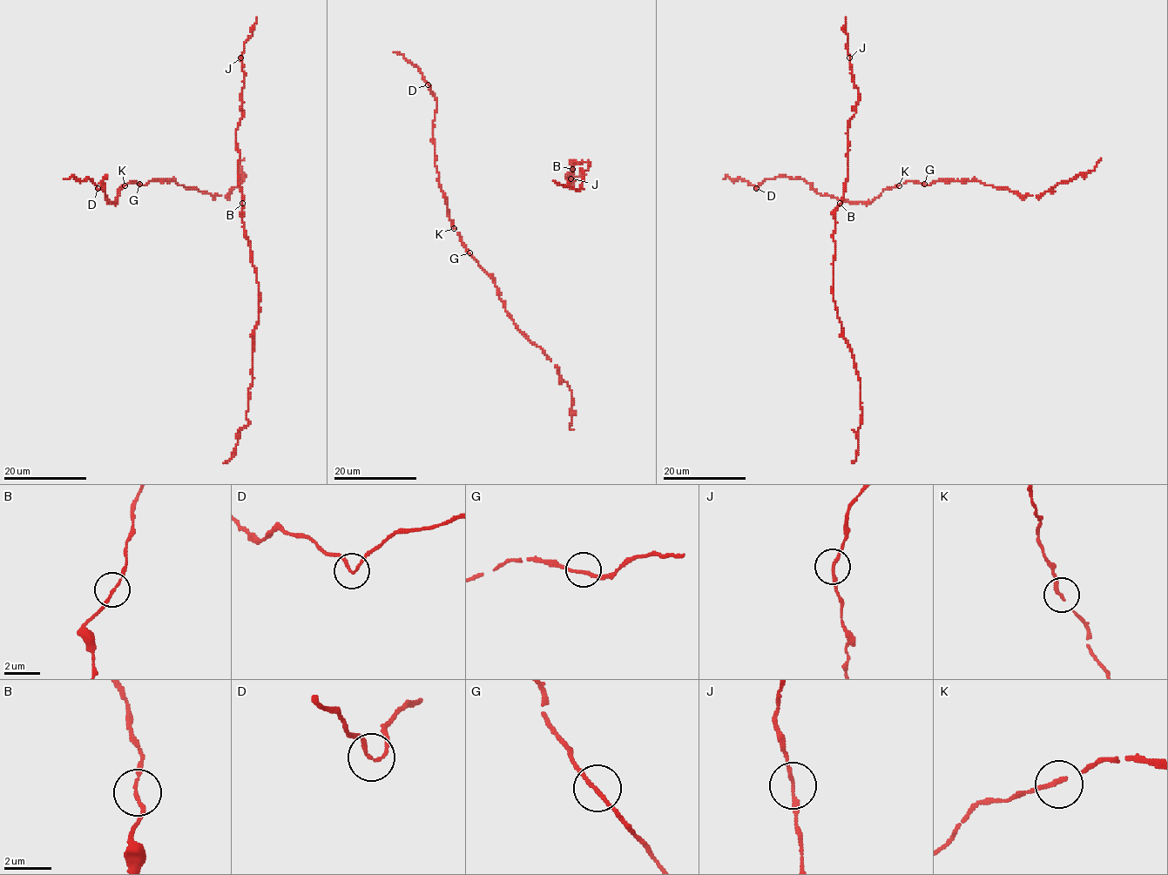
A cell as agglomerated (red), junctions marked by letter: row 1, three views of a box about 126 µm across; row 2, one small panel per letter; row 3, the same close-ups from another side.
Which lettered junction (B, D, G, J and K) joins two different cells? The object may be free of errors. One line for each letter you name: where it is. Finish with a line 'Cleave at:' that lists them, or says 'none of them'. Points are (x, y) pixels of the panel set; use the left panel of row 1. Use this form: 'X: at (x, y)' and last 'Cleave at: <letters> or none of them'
Cleave at: none of them

